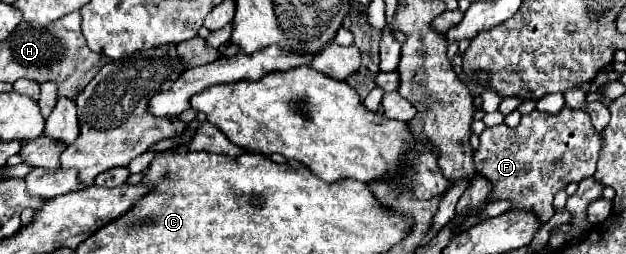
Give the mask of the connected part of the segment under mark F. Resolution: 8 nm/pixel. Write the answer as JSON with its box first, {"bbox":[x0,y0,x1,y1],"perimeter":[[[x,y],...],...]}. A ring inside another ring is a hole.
{"bbox":[473,108,603,224],"perimeter":[[[563,108],[559,114],[547,114],[533,110],[531,114],[521,118],[521,124],[517,128],[507,128],[507,124],[495,126],[495,128],[485,128],[485,132],[479,136],[481,144],[473,154],[475,170],[479,176],[487,178],[491,182],[491,200],[509,200],[513,210],[525,210],[533,212],[541,224],[545,224],[553,214],[553,196],[563,190],[569,182],[581,182],[583,178],[589,178],[595,174],[595,164],[599,150],[603,146],[603,134],[599,134],[591,126],[591,118],[583,110],[571,110]]]}

